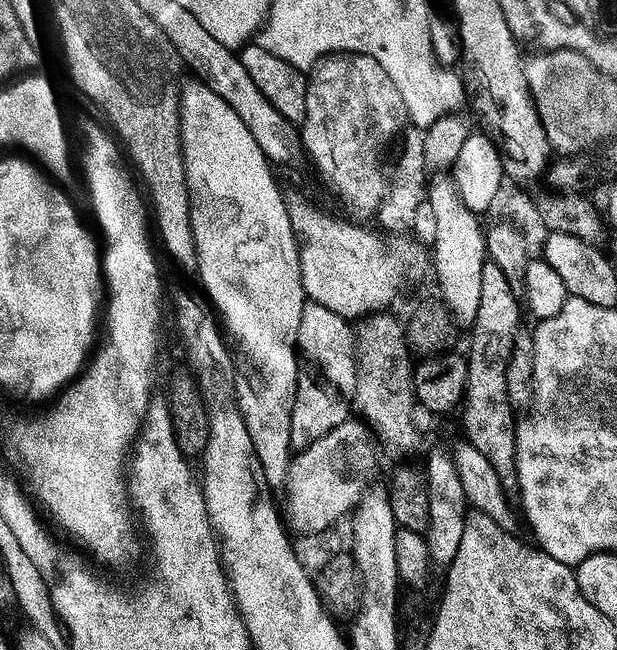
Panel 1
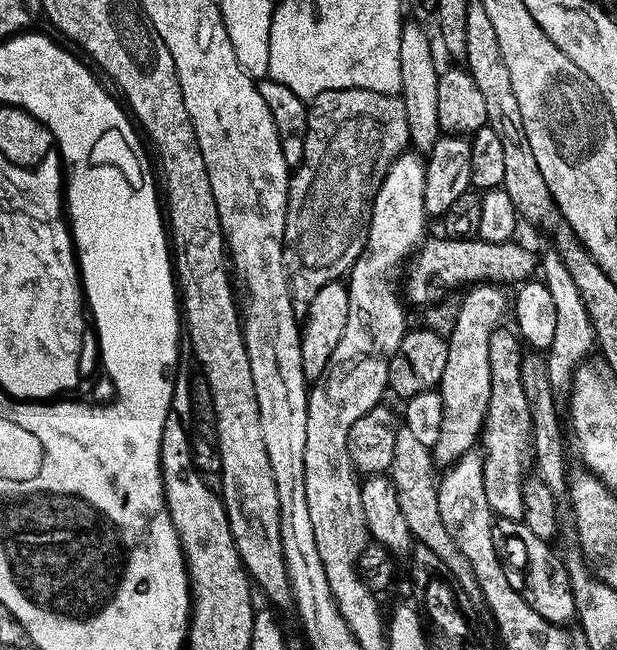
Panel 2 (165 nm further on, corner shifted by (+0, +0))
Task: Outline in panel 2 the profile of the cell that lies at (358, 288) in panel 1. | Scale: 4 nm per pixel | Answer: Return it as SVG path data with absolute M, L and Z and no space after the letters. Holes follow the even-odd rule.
M479 238L467 240L425 239L415 256L410 261L406 272L406 296L409 301L431 306L439 304L445 299L447 292L455 288L475 286L481 282L495 282L500 286L519 285L527 281L537 271L538 256L528 248L523 248L517 242L507 244L492 244L488 240ZM412 268L412 269L411 269ZM532 272L532 273L531 273ZM464 284L464 285L463 285ZM409 296L409 297L408 297Z

